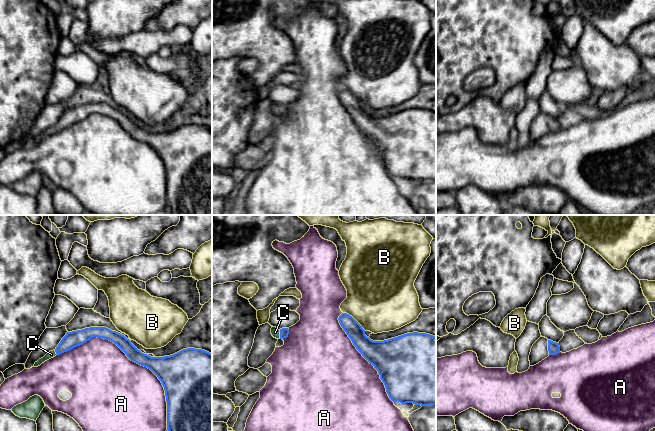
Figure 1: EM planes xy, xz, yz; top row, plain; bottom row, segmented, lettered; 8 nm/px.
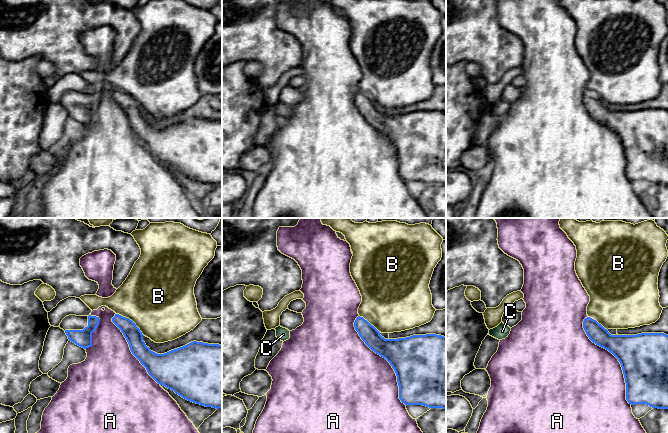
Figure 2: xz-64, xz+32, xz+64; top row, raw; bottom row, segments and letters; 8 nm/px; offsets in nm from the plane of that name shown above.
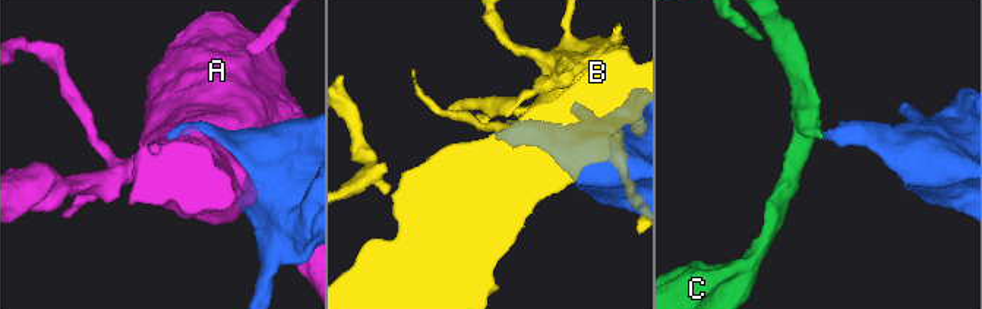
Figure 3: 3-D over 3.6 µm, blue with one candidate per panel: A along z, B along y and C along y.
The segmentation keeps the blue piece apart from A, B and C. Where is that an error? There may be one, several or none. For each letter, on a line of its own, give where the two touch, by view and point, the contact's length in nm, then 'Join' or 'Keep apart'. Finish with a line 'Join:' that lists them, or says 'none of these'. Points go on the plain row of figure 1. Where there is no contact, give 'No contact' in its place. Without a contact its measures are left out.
A: Touches blue at xy (133, 137). Shared border 1050 nm. Keep apart
B: Touches blue at xz (354, 95). Shared border 240 nm. Keep apart
C: Touches blue at xz (280, 110). Shared border 70 nm. Join
Join: C

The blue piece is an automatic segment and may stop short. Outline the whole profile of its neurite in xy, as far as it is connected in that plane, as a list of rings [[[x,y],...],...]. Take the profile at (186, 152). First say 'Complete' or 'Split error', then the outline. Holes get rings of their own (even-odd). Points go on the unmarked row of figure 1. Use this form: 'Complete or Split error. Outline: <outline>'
Split error. Outline: [[[90,103],[67,108],[55,126],[35,138],[38,143],[56,131],[80,122],[97,113],[116,120],[133,138],[150,145],[161,157],[167,178],[167,206],[172,215],[212,215],[212,130],[195,124],[183,125],[173,131],[151,133],[138,126],[124,111],[106,103]]]

